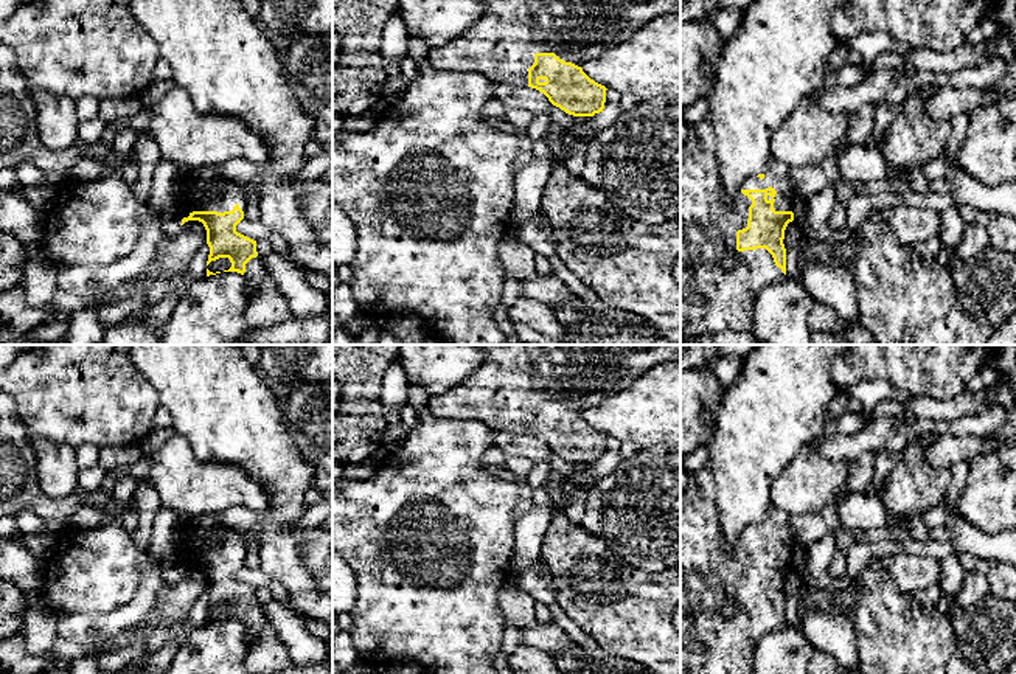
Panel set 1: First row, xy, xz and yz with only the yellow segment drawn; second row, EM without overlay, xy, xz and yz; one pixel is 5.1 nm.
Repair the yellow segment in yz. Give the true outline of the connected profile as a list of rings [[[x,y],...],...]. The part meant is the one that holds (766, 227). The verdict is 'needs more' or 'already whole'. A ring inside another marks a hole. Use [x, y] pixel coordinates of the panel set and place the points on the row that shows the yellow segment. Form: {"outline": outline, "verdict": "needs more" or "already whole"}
{"outline": [[[710,115],[688,126],[688,138],[680,144],[680,339],[701,339],[725,331],[752,332],[757,297],[764,287],[786,280],[783,239],[788,224],[794,221],[794,200],[789,166],[772,157],[763,174],[743,183],[732,207],[724,203]]], "verdict": "needs more"}

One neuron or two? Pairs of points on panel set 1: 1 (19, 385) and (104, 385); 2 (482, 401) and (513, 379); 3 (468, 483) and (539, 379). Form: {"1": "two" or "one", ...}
{"1": "one", "2": "one", "3": "two"}

